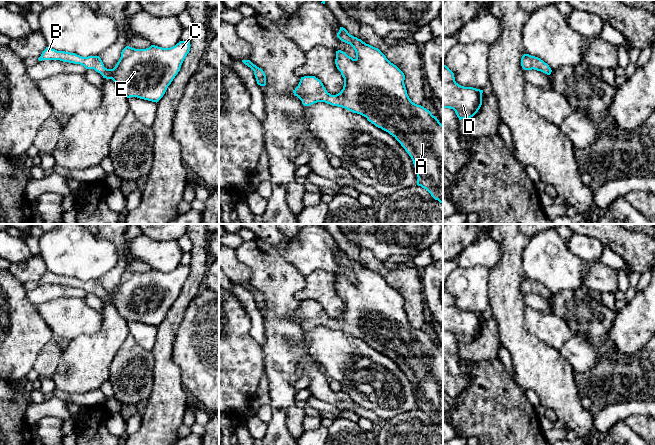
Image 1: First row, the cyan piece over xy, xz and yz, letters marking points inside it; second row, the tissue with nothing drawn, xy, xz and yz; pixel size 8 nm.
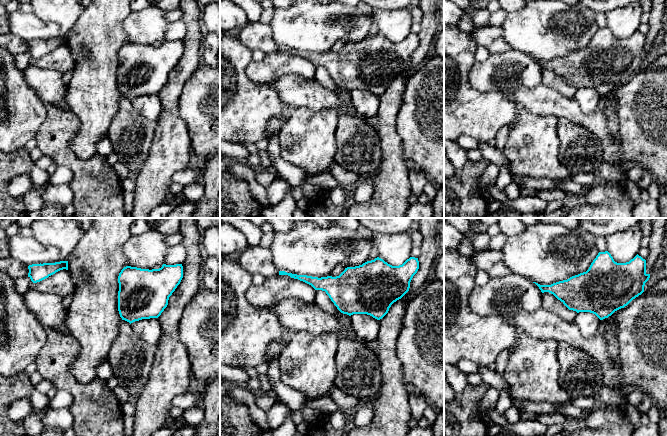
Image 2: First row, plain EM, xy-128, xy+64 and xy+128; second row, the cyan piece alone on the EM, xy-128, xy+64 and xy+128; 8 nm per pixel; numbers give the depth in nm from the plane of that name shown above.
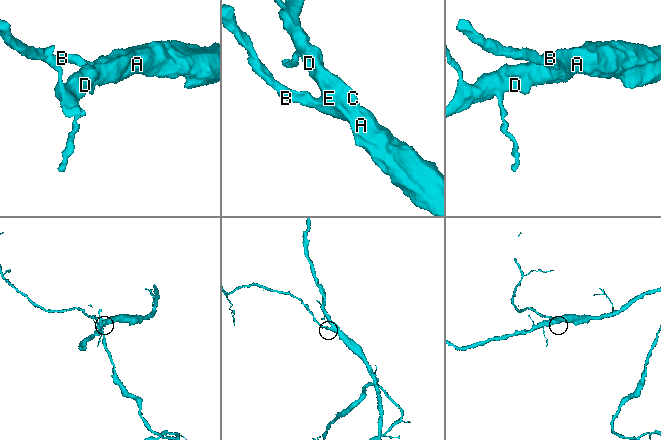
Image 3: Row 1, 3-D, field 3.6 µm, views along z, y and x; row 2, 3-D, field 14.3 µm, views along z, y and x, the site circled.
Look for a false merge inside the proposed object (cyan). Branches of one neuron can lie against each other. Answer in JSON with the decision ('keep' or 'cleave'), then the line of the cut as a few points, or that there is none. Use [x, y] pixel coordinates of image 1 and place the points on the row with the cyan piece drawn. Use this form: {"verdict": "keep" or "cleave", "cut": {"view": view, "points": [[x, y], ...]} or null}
{"verdict": "keep", "cut": null}

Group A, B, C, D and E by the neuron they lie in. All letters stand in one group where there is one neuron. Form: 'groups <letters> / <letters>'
groups A B C D E

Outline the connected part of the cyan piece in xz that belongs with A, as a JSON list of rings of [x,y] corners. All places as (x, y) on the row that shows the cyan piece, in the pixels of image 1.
[[[340,27],[337,37],[350,44],[356,52],[356,58],[353,59],[341,50],[336,51],[335,64],[344,78],[341,92],[331,95],[318,78],[304,76],[293,90],[294,95],[304,106],[325,102],[345,108],[366,117],[376,127],[388,132],[411,157],[418,177],[417,185],[443,204],[443,125],[429,110],[411,101],[404,84],[404,73],[378,48],[350,35],[343,27]]]

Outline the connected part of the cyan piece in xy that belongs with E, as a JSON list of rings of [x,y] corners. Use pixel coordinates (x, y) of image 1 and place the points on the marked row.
[[[180,41],[170,48],[151,45],[146,49],[135,49],[126,46],[122,50],[121,57],[113,69],[105,68],[99,56],[82,57],[75,53],[57,51],[50,47],[46,47],[38,60],[60,60],[63,62],[80,64],[86,69],[94,69],[96,72],[100,73],[103,78],[112,79],[120,92],[127,98],[137,97],[157,103],[163,97],[168,86],[180,71],[181,65],[190,51],[190,46],[190,41]]]

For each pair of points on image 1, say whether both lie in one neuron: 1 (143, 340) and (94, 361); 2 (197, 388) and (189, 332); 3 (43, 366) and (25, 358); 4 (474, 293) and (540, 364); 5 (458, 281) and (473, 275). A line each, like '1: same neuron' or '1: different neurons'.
1: different neurons
2: same neuron
3: different neurons
4: different neurons
5: same neuron

